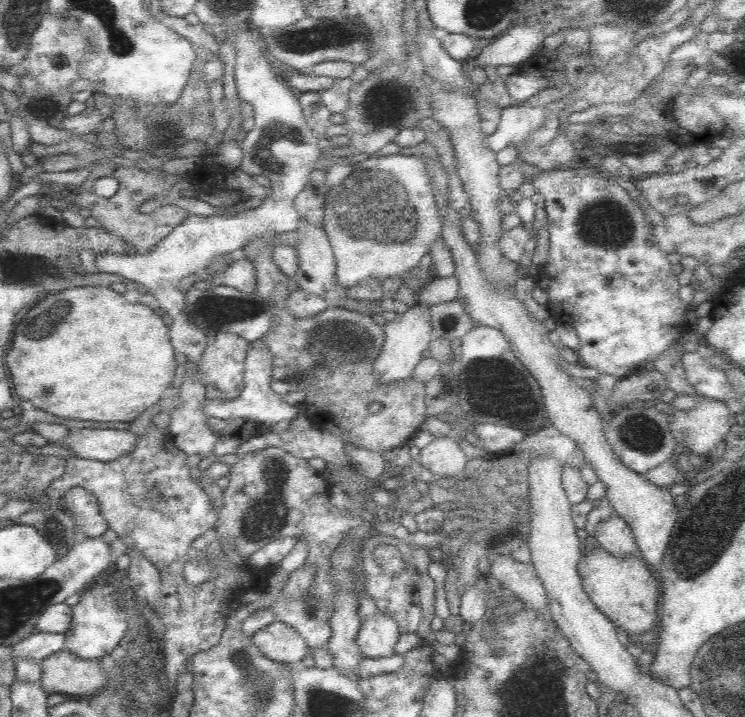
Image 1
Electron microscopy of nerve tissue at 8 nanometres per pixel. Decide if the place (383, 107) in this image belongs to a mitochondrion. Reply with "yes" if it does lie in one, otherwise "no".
yes

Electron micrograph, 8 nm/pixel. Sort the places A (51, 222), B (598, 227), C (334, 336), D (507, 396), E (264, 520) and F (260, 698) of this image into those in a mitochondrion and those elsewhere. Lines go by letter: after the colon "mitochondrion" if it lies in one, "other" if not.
A: other
B: mitochondrion
C: mitochondrion
D: mitochondrion
E: mitochondrion
F: mitochondrion

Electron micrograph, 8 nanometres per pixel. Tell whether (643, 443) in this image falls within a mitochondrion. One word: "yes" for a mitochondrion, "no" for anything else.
yes

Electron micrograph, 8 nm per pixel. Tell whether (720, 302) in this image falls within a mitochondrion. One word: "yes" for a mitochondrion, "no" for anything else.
no

